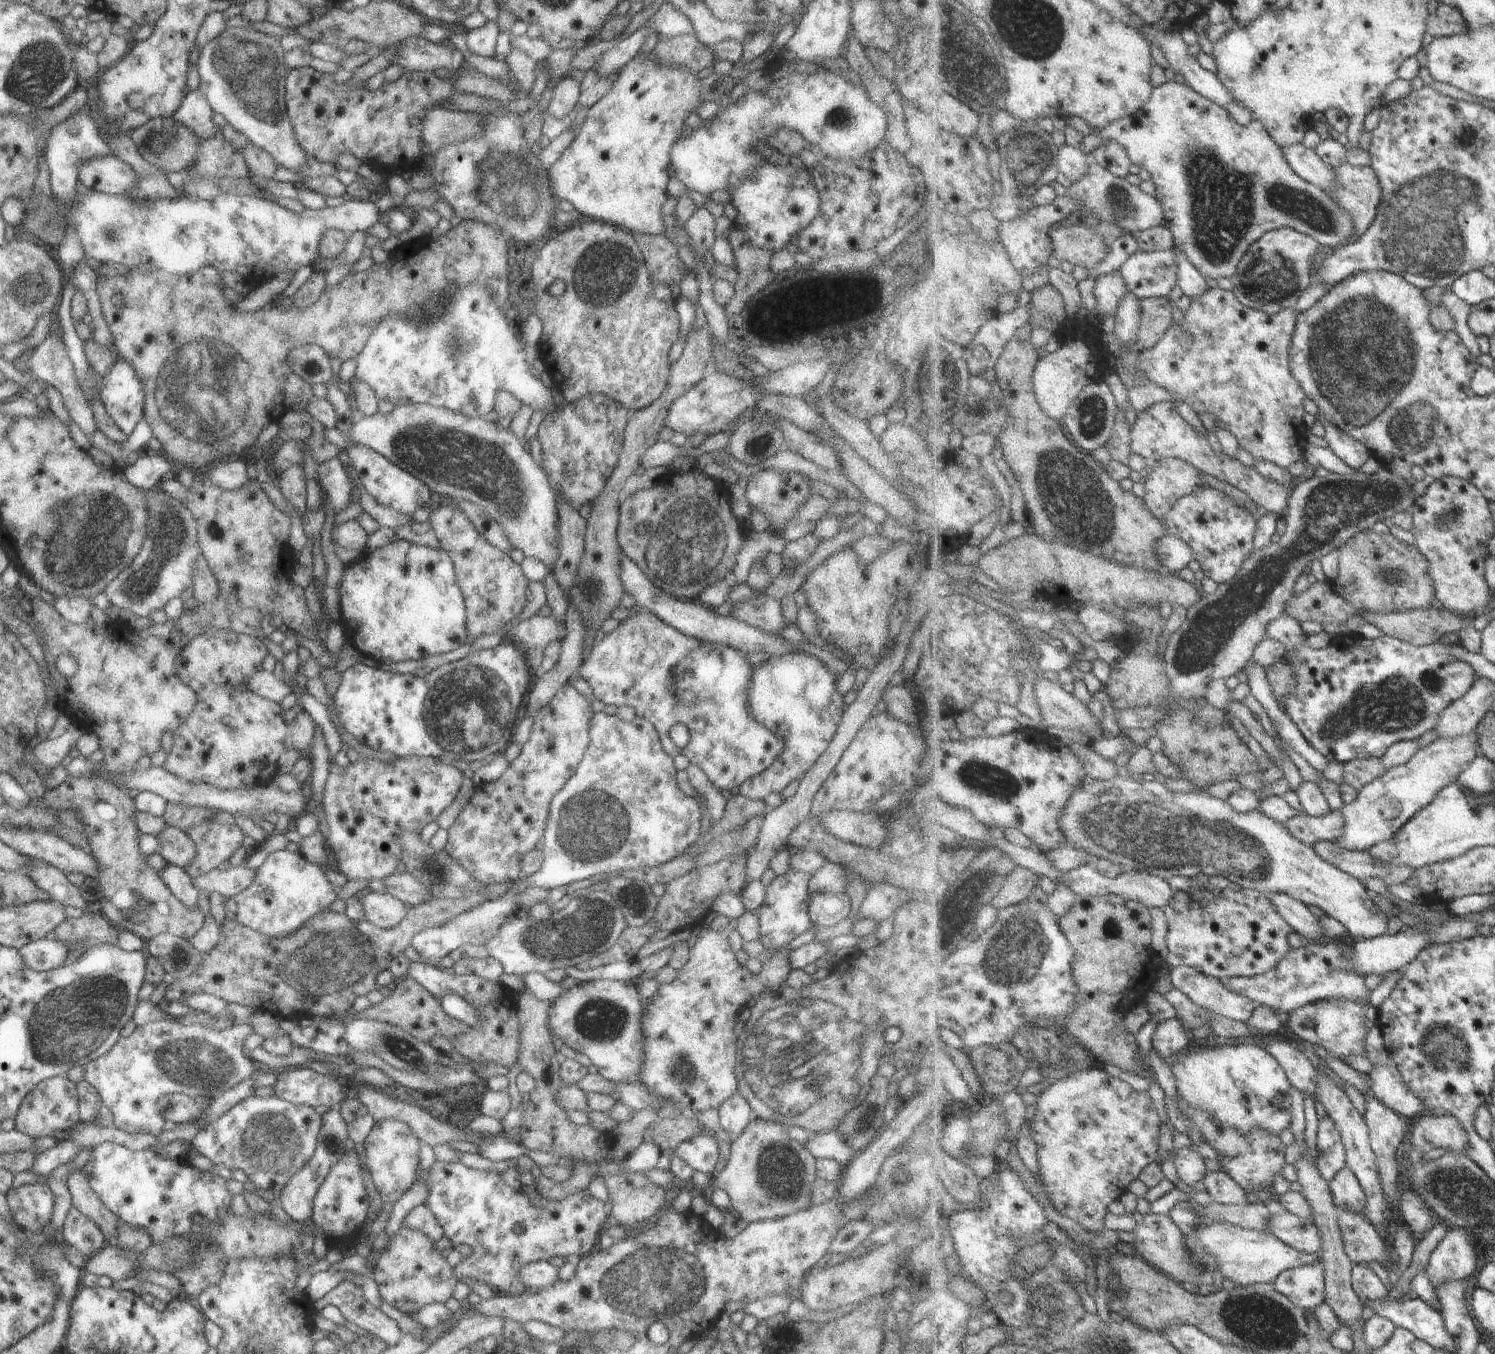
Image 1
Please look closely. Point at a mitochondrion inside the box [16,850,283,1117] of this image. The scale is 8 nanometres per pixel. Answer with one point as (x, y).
(85, 1009)

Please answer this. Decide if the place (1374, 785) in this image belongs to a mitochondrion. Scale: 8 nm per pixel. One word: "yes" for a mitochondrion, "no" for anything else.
no

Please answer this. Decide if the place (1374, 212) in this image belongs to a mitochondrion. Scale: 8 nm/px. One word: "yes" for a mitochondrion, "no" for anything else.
yes

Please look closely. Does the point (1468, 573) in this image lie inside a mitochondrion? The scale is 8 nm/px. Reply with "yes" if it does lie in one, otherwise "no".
no

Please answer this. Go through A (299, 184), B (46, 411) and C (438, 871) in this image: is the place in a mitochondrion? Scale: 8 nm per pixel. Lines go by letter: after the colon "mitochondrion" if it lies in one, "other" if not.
A: other
B: other
C: mitochondrion

